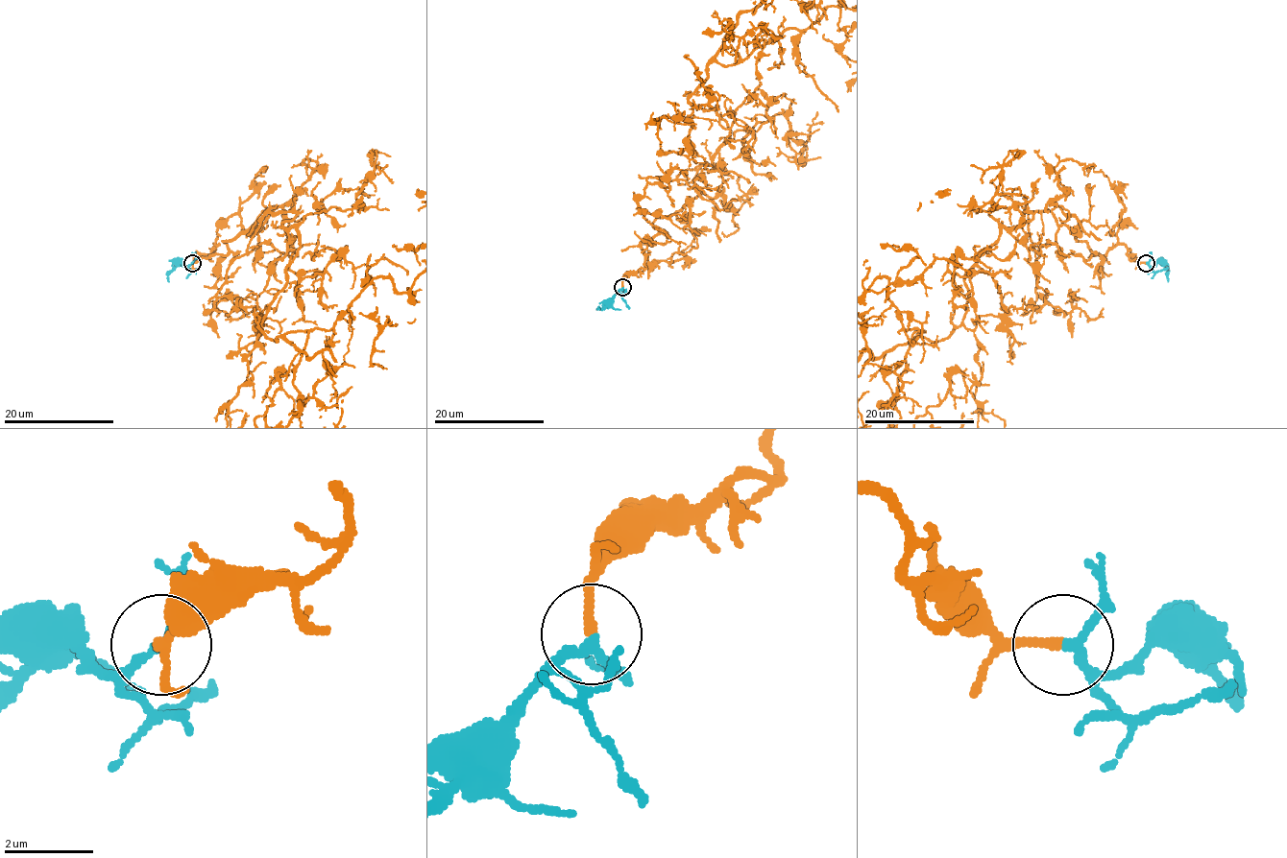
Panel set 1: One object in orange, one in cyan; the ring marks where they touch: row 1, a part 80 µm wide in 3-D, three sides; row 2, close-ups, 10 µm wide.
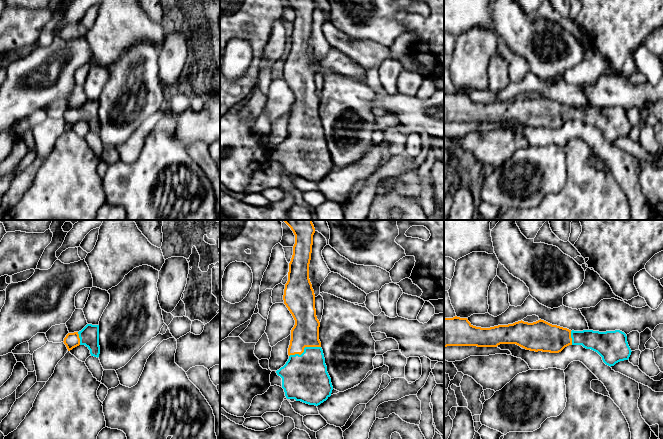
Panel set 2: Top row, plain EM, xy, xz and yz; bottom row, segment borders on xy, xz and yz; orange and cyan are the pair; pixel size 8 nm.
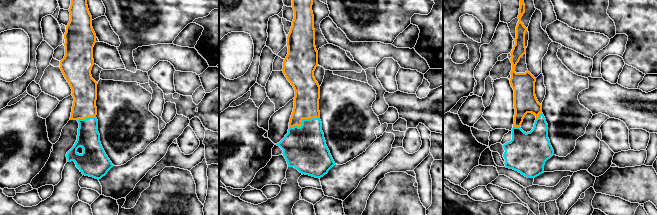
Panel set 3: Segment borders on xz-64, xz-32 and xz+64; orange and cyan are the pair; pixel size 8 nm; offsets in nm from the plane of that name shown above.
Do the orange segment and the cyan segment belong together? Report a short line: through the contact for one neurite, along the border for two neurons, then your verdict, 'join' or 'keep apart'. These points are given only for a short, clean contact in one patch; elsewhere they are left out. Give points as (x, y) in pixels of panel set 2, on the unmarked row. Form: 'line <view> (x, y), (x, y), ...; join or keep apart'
line xz (305, 109), (303, 125), (305, 154); join

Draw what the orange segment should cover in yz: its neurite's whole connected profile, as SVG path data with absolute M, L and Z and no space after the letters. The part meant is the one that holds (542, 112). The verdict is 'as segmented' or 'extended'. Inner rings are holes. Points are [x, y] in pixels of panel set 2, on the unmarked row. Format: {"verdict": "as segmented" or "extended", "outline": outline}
{"verdict": "extended", "outline": "M444 94L444 123L447 122L477 122L497 123L500 120L516 120L526 126L559 129L569 121L582 121L586 125L597 128L603 138L608 142L628 136L631 125L627 112L620 106L599 108L593 106L574 107L557 101L552 101L544 96L533 99L518 97L508 101L498 101L490 104L473 102L467 94Z"}

